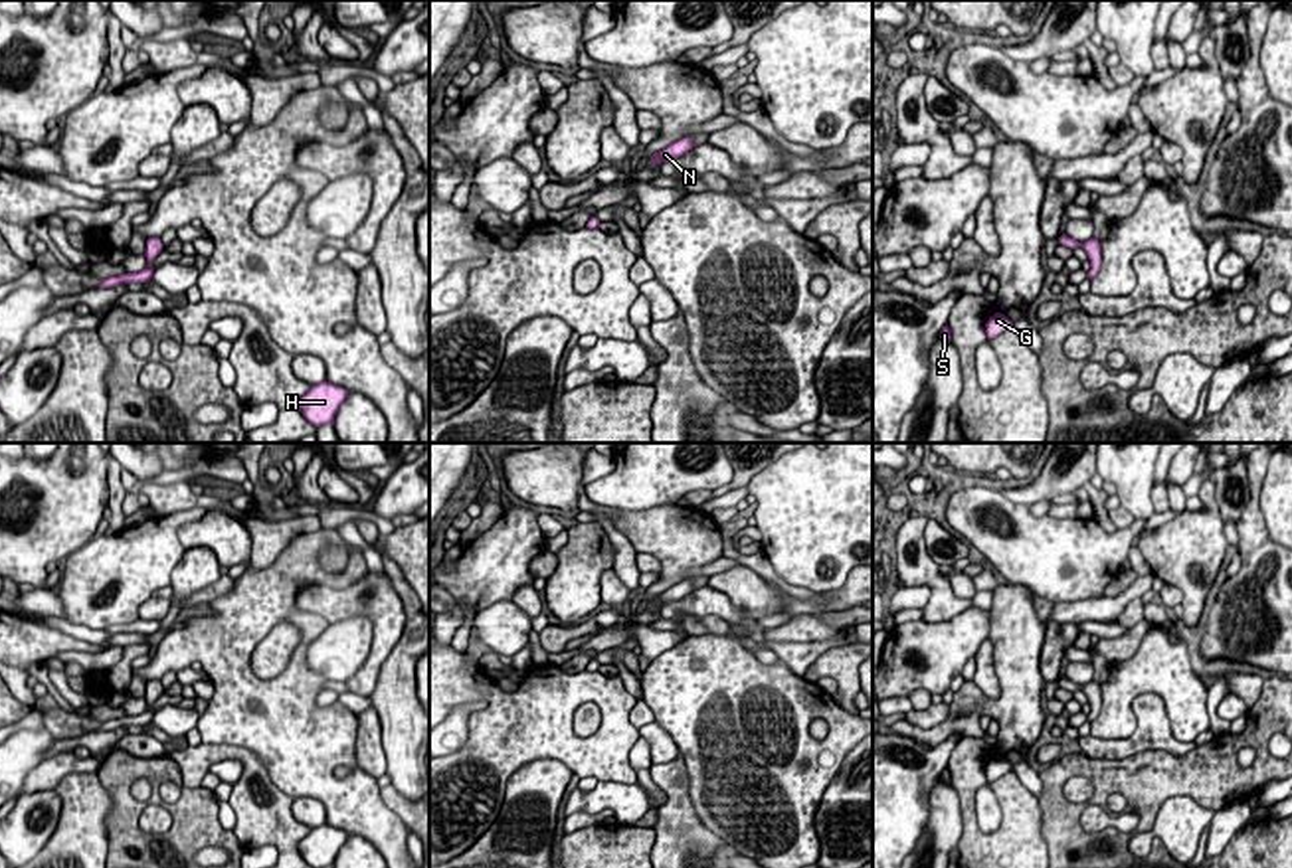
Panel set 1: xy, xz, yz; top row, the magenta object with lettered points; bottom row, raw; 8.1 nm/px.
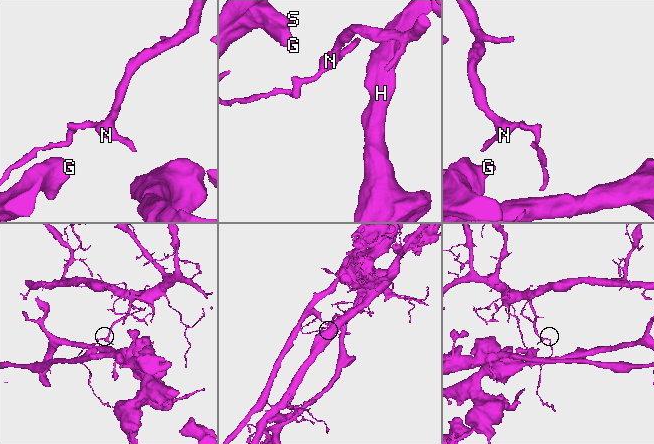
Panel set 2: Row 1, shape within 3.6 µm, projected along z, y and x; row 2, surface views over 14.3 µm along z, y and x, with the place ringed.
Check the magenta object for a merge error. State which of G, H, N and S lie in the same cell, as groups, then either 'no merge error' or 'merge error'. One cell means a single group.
G H S / N | merge error

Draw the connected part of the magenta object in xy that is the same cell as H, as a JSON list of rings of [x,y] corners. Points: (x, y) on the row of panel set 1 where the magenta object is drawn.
[[[324,380],[311,386],[311,390],[299,399],[299,411],[315,427],[334,423],[334,417],[346,397],[348,391],[344,388]]]

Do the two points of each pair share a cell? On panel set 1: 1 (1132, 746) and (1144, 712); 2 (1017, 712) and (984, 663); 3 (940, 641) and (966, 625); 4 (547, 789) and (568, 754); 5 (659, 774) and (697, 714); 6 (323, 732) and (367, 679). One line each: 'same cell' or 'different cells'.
1: same cell
2: different cells
3: same cell
4: different cells
5: different cells
6: different cells

